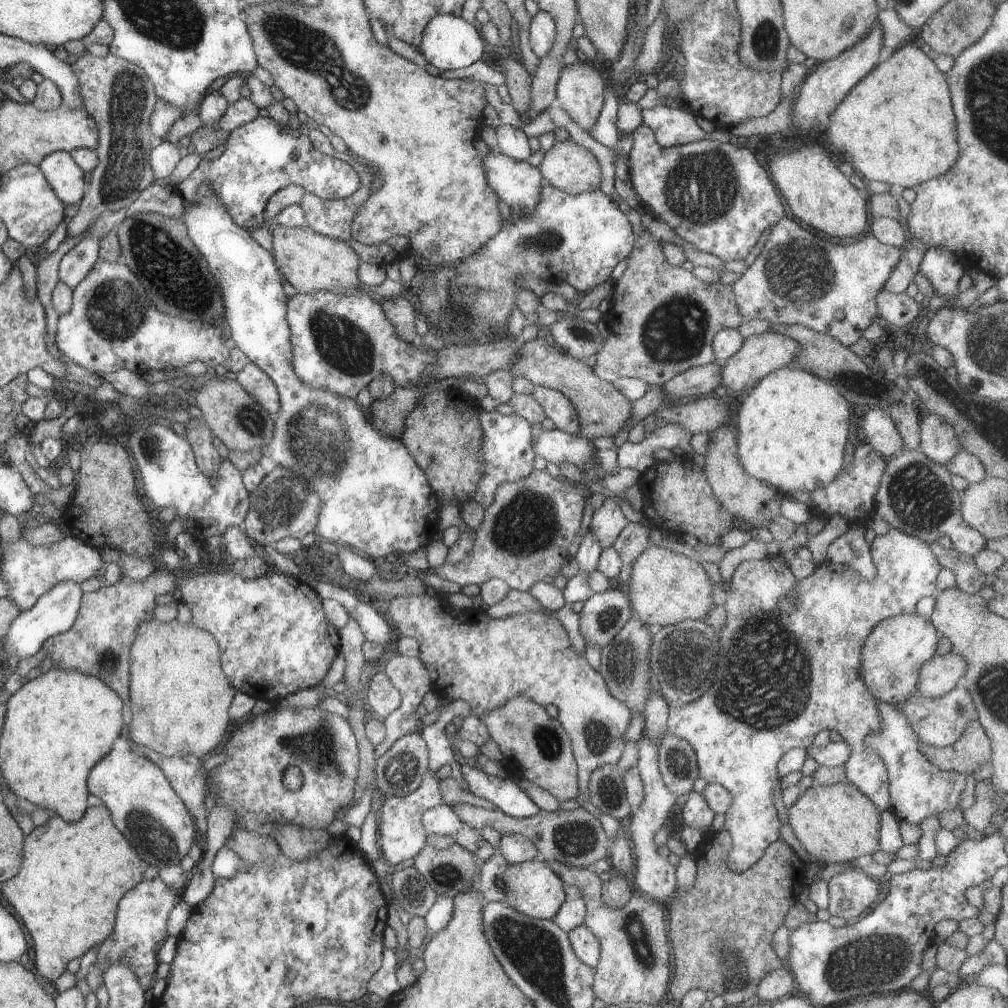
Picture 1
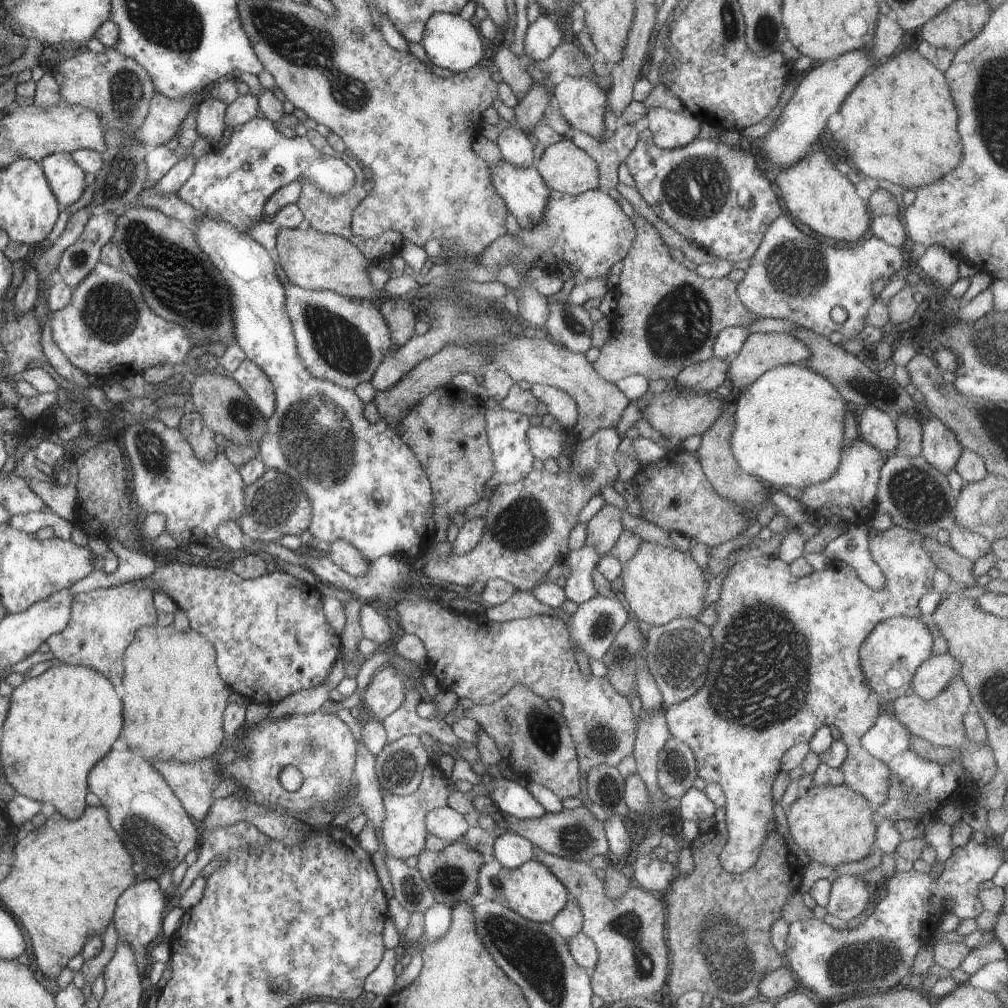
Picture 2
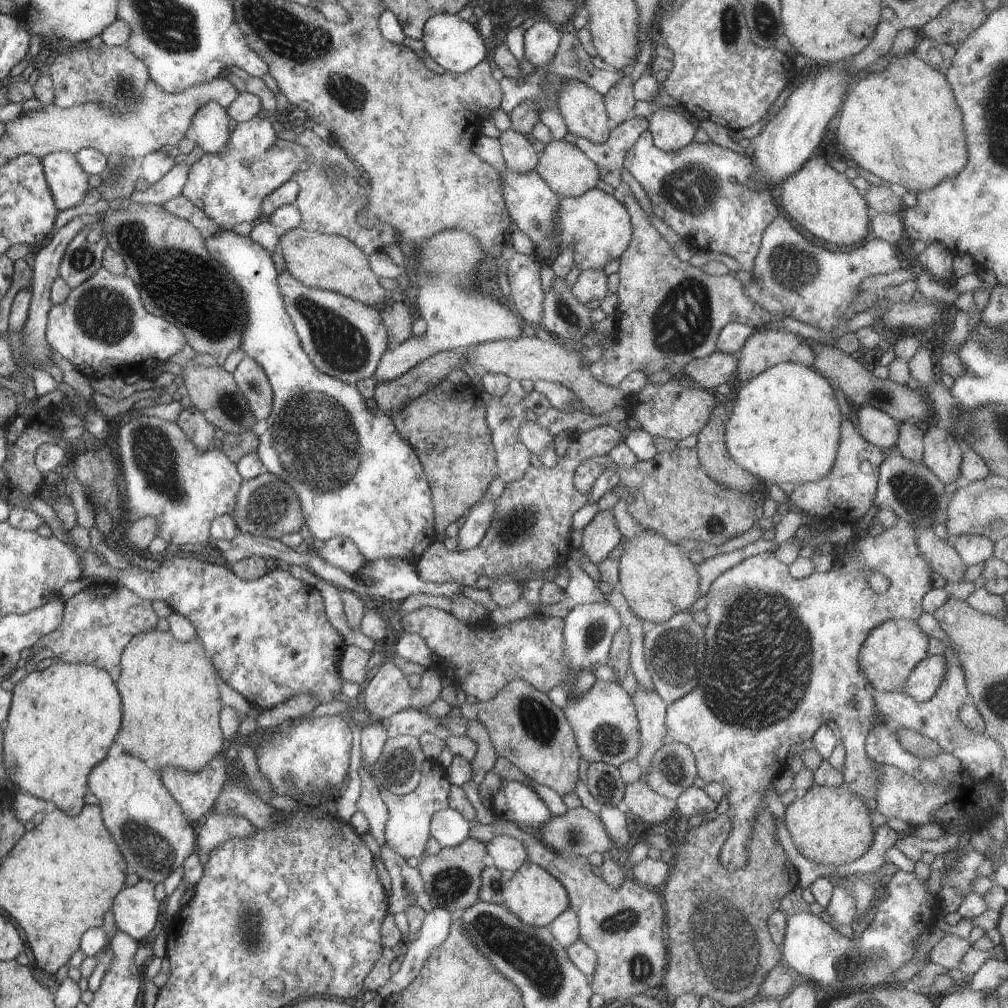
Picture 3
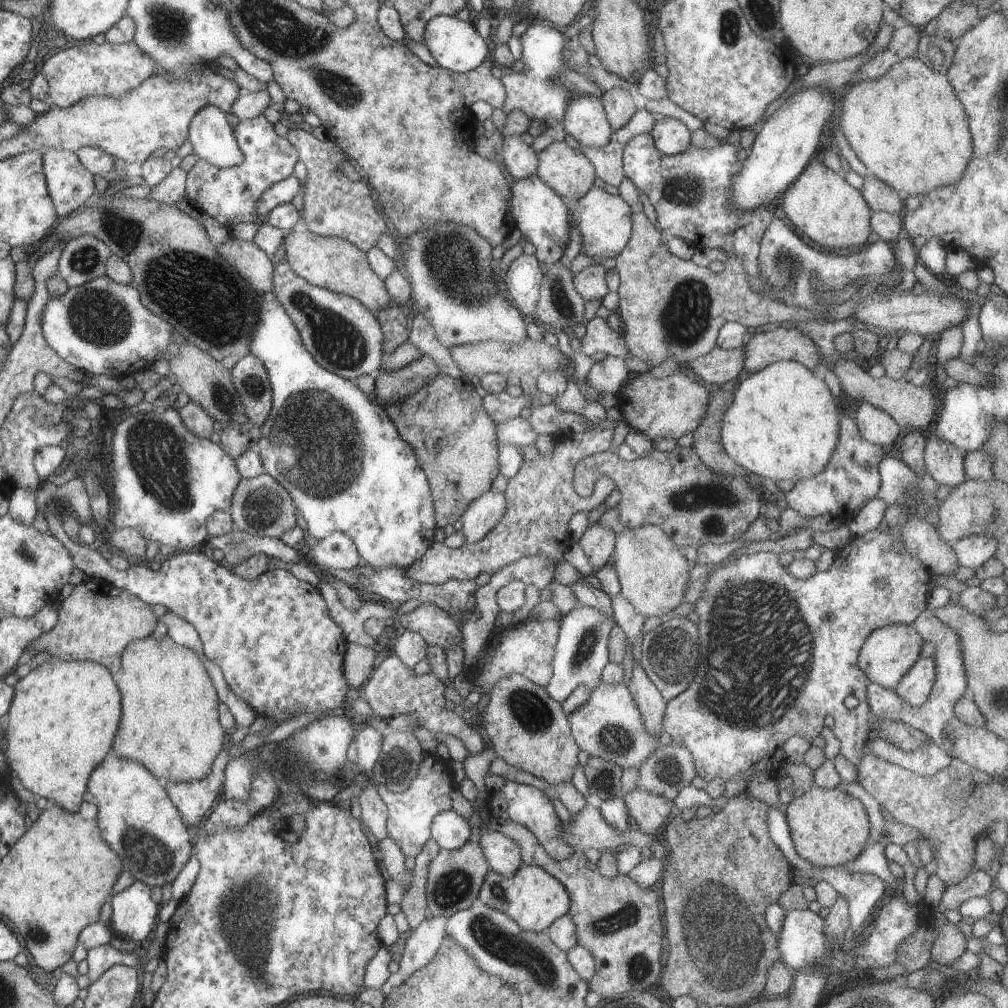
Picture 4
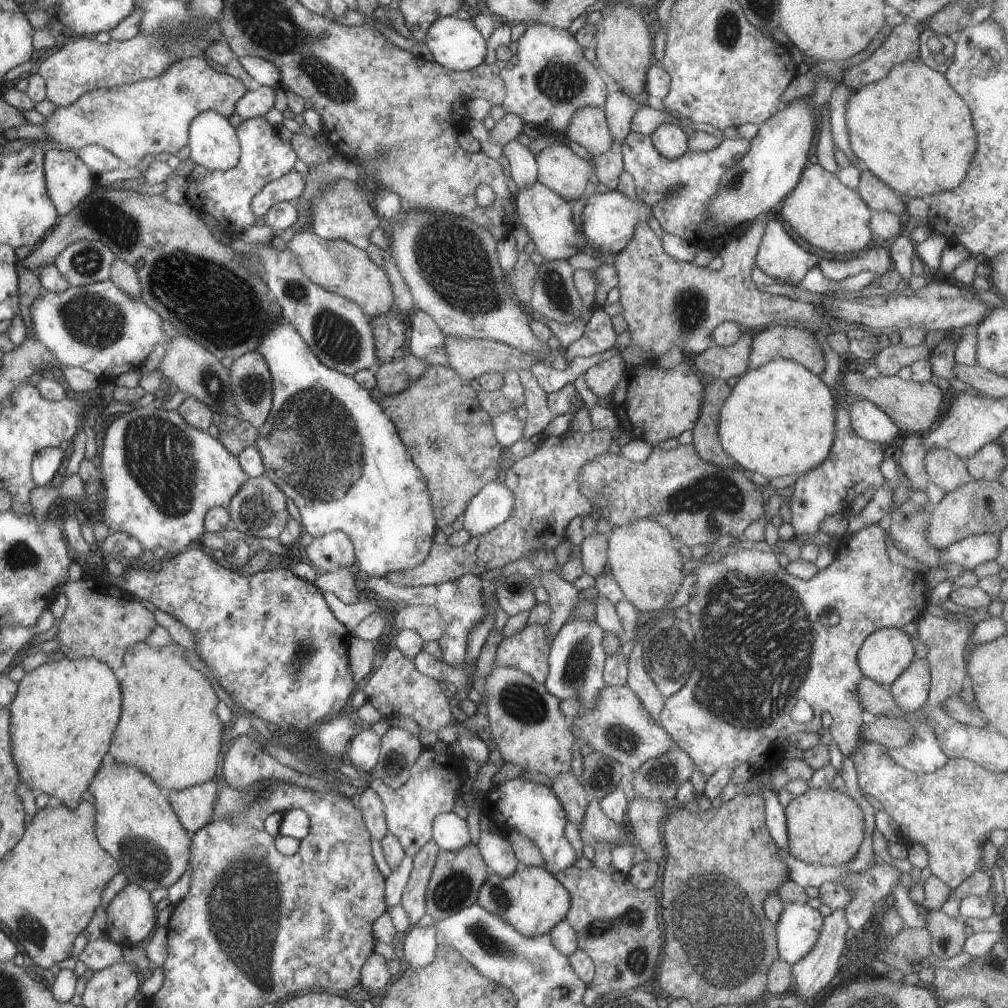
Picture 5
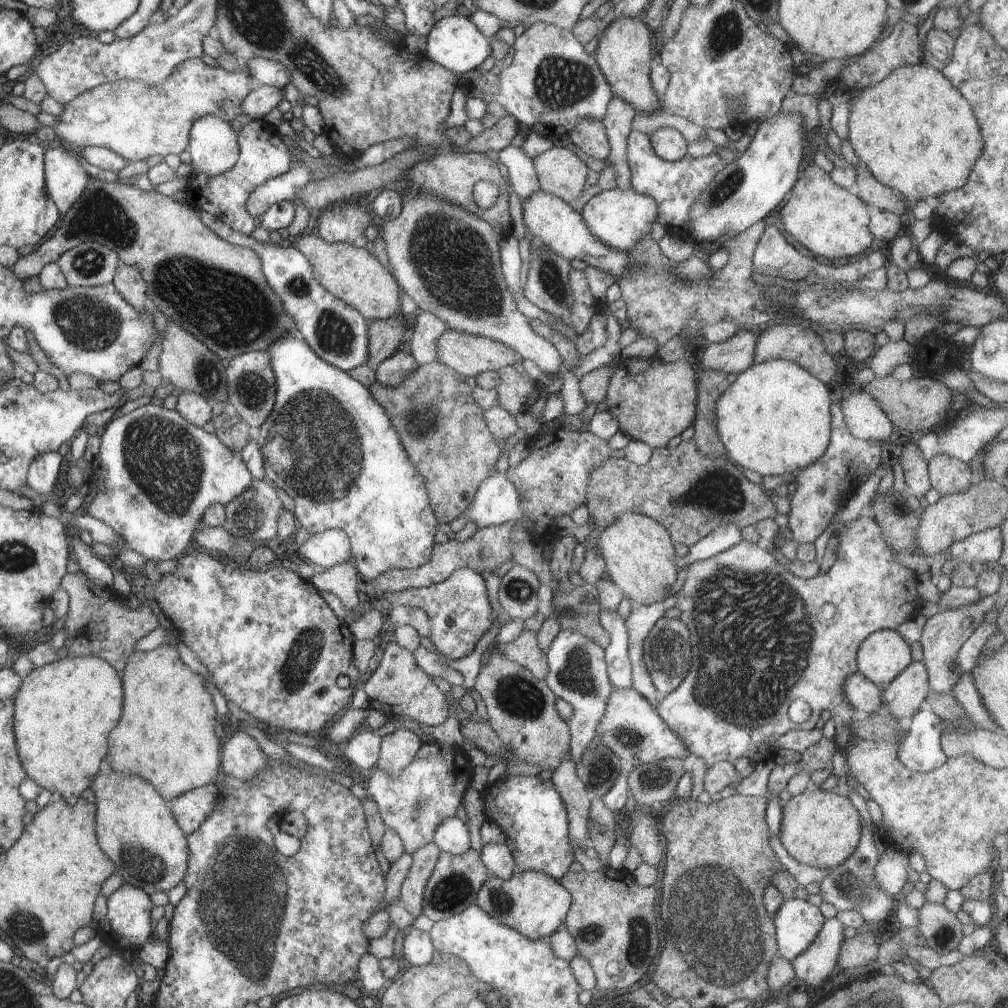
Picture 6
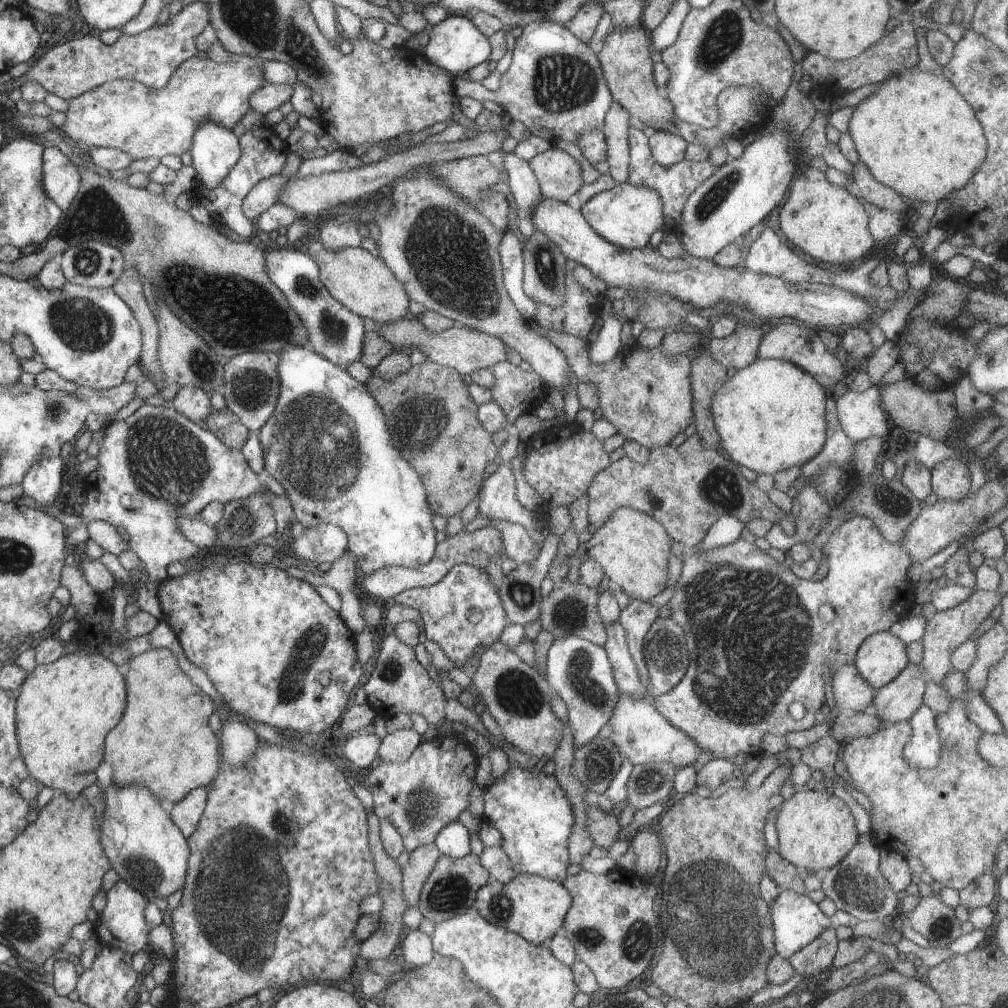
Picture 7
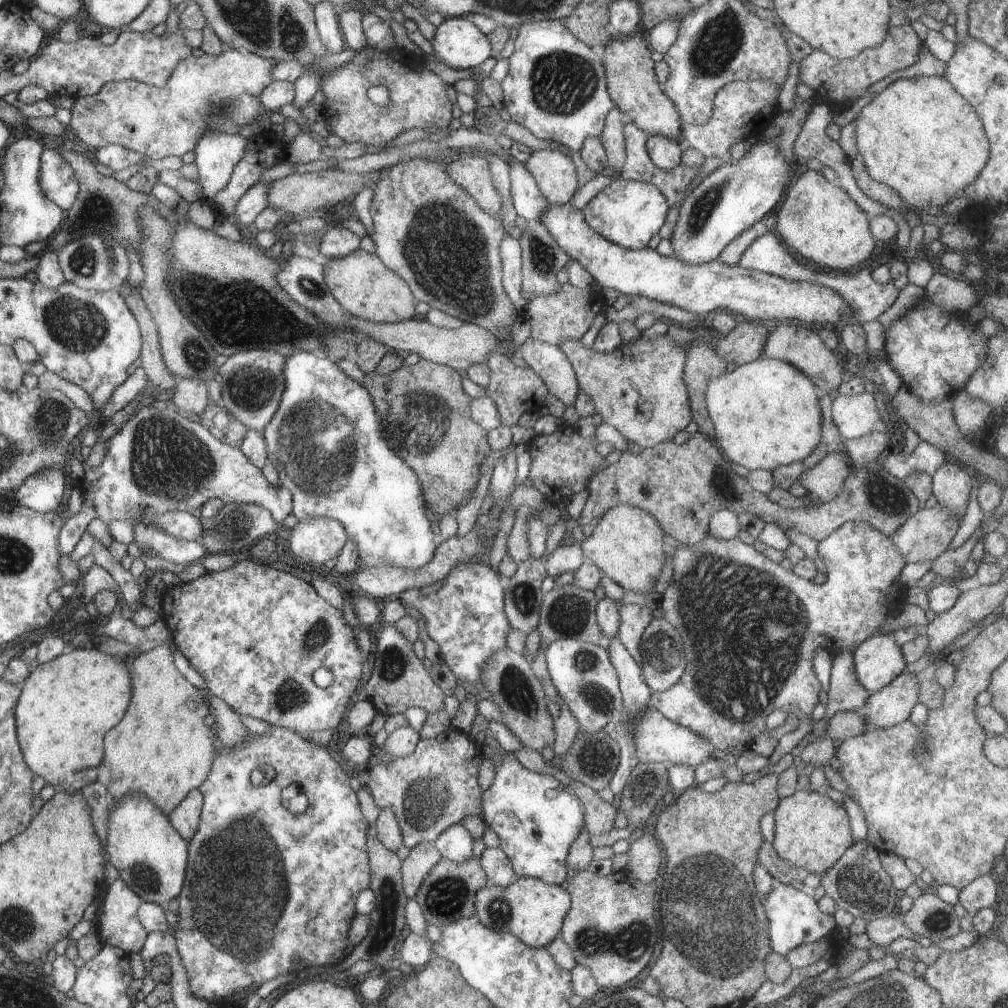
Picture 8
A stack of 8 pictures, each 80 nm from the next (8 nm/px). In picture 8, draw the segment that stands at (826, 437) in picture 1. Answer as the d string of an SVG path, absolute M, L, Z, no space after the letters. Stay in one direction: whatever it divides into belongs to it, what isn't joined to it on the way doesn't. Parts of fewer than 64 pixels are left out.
M762 356L733 372L720 375L707 386L706 406L721 452L731 463L745 466L749 471L760 469L773 472L779 466L803 461L822 438L823 412L818 388L803 372L778 359Z

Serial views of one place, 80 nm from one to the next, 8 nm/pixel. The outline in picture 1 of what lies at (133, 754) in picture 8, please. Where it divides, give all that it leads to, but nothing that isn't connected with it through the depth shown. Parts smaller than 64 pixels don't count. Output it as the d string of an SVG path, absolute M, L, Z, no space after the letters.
M156 617L139 624L138 638L131 648L131 686L129 689L131 690L131 702L129 703L129 735L135 744L155 750L157 753L167 757L174 756L175 754L204 756L204 754L212 753L214 748L218 749L218 746L222 745L222 740L226 738L226 732L228 732L228 726L230 726L230 704L232 704L232 698L234 698L238 692L223 671L221 648L215 636L212 636L212 633L201 629L198 625L192 624L191 622L181 623L178 619L174 619L170 622L163 623Z

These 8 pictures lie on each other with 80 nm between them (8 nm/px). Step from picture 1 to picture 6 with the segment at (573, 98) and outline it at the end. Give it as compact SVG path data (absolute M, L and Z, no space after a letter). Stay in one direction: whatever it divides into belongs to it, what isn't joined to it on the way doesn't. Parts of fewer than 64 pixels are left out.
M584 118L584 120L580 120L580 124L569 135L570 142L582 150L586 154L585 157L608 159L610 144L601 120Z

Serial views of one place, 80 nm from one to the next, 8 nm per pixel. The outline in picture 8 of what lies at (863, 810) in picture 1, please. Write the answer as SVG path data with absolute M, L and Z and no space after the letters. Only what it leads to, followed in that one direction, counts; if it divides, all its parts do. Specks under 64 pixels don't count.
M796 791L793 795L783 798L773 813L775 814L775 837L772 844L775 851L780 855L780 858L799 868L806 868L810 873L825 875L854 844L845 807L843 804L834 802L824 792Z

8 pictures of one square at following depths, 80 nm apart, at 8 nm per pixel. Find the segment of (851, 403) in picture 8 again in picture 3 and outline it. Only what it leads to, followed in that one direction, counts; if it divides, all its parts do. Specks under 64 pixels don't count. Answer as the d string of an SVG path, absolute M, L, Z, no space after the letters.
M860 407L858 432L878 448L892 448L897 443L899 424L889 414L874 407Z

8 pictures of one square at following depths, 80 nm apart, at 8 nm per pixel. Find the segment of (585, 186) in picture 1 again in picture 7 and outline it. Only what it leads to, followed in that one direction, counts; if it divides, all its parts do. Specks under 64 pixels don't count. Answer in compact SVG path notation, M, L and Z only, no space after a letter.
M556 146L529 160L544 197L565 202L583 187L582 167Z

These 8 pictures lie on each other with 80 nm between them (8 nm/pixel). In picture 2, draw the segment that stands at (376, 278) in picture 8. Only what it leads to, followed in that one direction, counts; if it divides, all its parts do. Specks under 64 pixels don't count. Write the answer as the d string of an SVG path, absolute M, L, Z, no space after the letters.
M312 228L279 229L275 247L280 258L280 266L293 285L303 289L332 291L351 299L380 302L383 298L368 278L367 268L370 262L352 241Z

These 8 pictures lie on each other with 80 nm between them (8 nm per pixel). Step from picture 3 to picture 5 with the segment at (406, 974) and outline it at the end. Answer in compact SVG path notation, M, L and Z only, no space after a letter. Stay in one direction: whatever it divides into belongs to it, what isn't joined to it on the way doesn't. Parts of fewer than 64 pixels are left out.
M436 922L429 927L416 925L404 938L403 968L420 968L430 964L436 956L439 942L437 941Z

